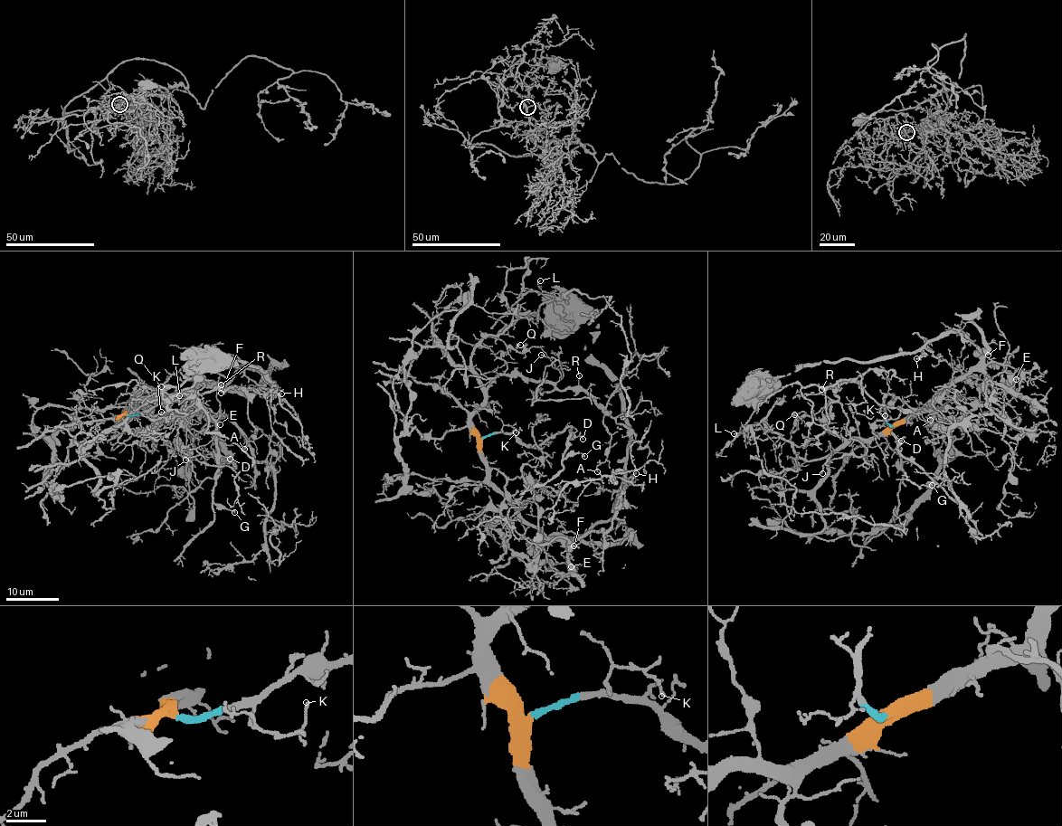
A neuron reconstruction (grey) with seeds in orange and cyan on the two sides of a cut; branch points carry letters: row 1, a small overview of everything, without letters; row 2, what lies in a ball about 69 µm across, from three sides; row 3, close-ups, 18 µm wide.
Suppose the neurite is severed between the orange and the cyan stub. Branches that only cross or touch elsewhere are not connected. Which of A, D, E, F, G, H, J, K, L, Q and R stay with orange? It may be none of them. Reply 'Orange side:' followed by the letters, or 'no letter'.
Orange side: A, E, F, H, J, L, Q, R

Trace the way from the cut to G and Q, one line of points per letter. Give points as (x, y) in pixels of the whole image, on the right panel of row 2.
G: (892, 425), (886, 408), (894, 400), (886, 395), (881, 413), (896, 449), (933, 485)
Q: (892, 425), (863, 441), (843, 439), (832, 434), (819, 420), (805, 414), (800, 418), (793, 414)

